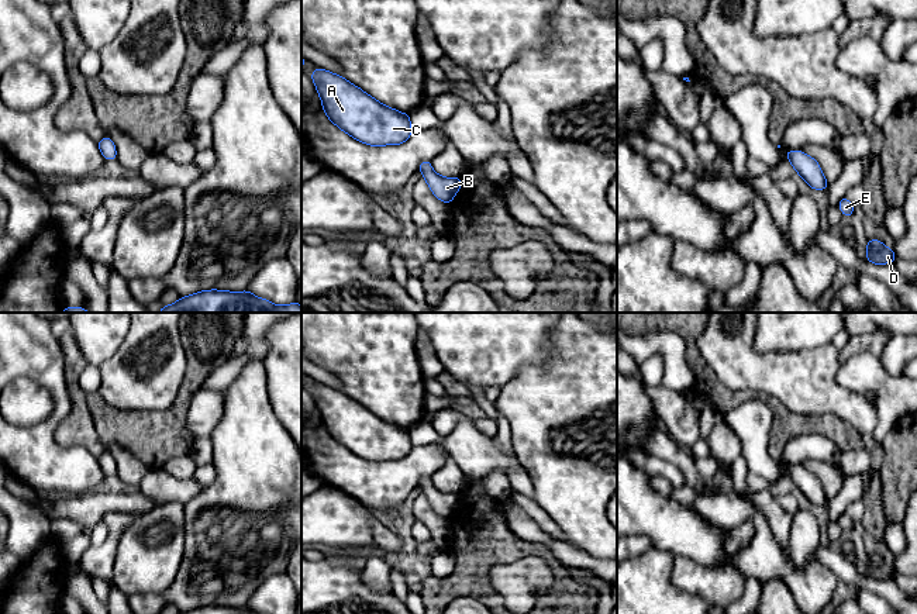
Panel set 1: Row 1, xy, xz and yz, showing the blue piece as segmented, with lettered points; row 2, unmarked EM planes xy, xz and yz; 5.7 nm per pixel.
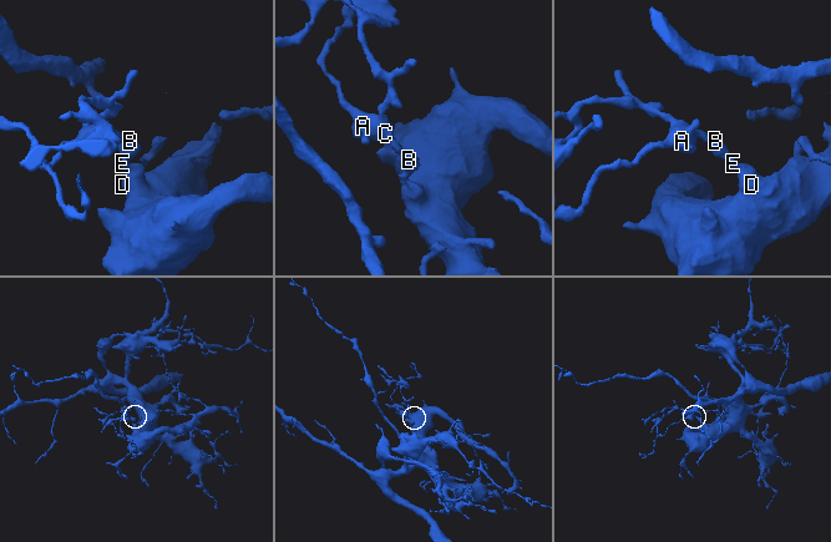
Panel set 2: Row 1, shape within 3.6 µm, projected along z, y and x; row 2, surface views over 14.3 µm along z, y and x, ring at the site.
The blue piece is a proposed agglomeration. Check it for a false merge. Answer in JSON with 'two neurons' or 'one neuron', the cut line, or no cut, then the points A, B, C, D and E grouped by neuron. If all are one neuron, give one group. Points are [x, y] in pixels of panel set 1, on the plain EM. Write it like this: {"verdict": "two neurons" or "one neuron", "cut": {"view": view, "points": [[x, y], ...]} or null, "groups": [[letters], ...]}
{"verdict": "one neuron", "cut": null, "groups": [["A", "B", "C", "D", "E"]]}

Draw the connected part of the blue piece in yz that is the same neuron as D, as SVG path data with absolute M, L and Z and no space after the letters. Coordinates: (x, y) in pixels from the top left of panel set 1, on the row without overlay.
M871 555L866 559L866 575L875 580L893 579L897 573L893 562L887 565L879 555Z

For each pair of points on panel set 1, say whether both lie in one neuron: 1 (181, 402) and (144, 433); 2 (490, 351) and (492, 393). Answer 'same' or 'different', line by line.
1: same
2: different

